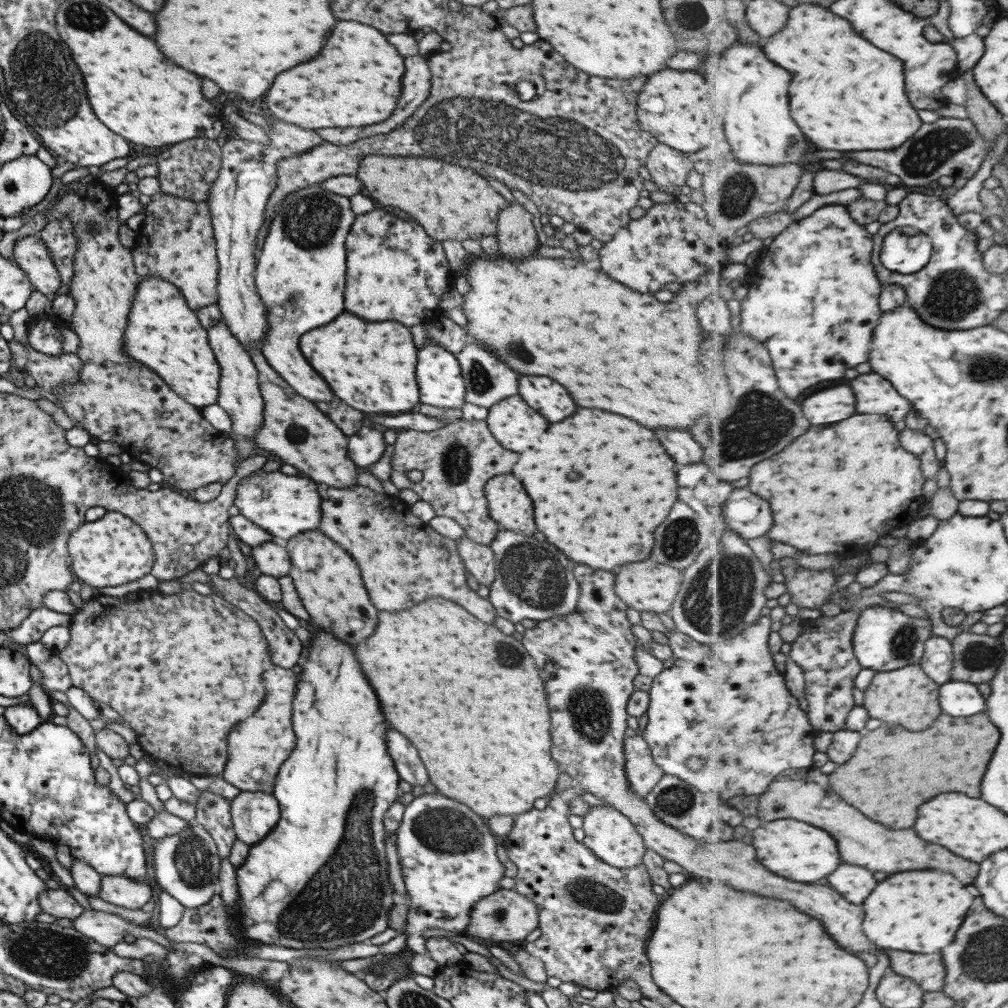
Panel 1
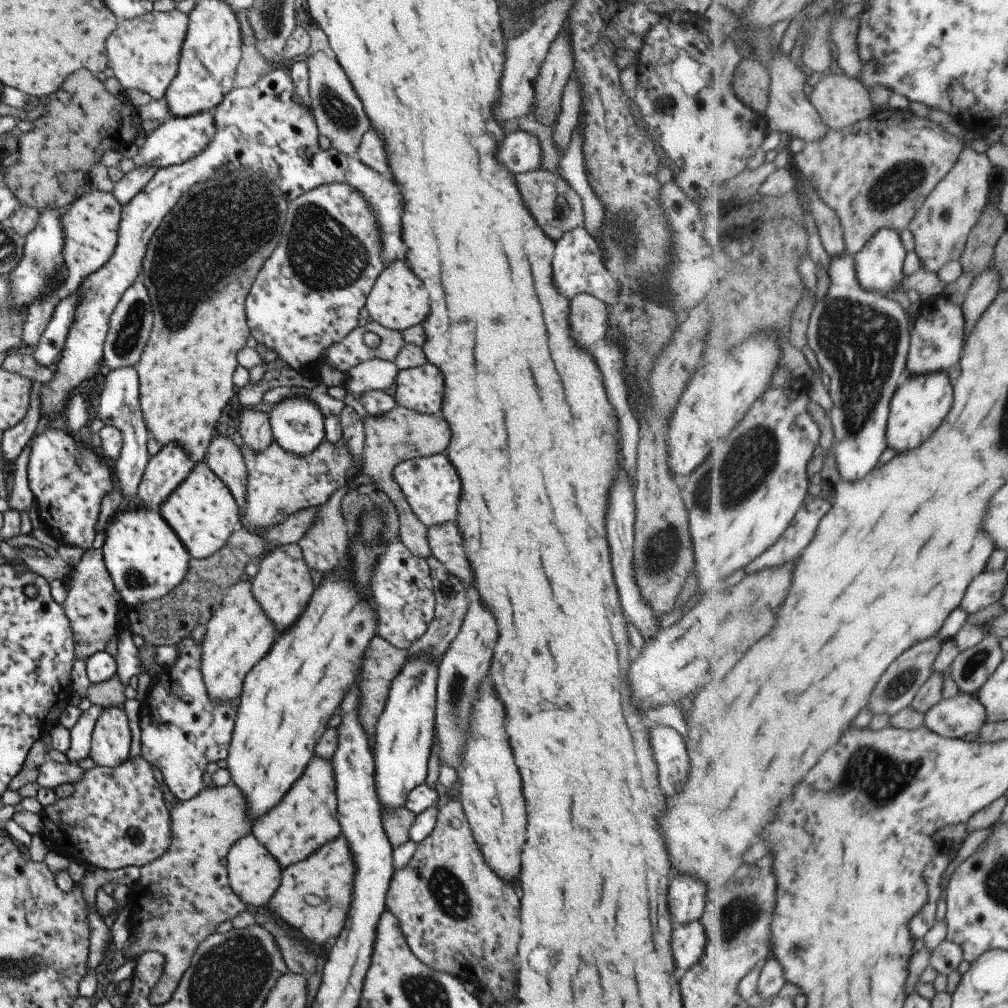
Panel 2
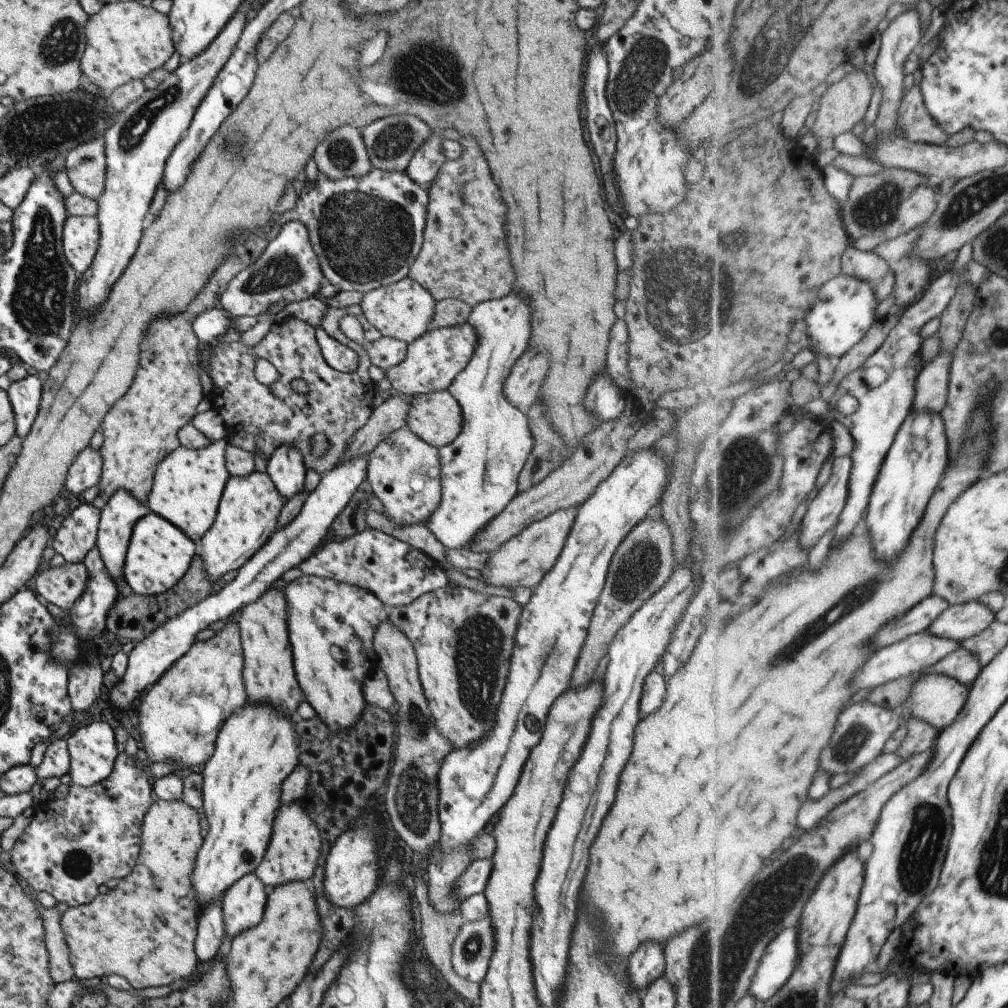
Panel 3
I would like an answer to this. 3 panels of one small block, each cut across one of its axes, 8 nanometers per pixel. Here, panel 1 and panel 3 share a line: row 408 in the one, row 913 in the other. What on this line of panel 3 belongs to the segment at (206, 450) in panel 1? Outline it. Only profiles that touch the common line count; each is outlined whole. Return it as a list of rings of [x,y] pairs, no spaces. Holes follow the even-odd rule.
[[[156,799],[141,824],[141,851],[132,872],[120,879],[119,884],[108,893],[100,893],[92,902],[70,907],[63,914],[61,928],[69,946],[75,980],[105,979],[117,974],[124,977],[132,989],[140,990],[150,986],[168,986],[191,976],[199,960],[195,938],[200,914],[191,876],[198,851],[204,842],[200,829],[201,814],[182,799]]]

